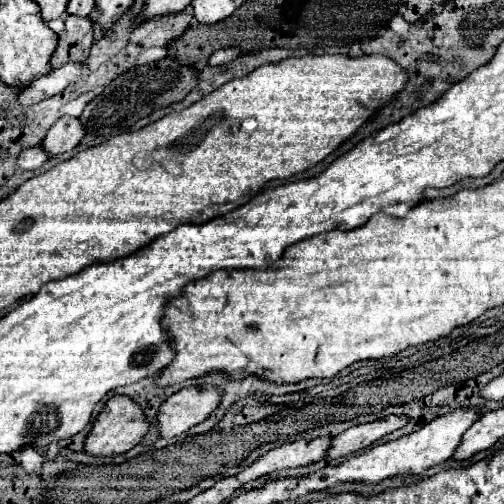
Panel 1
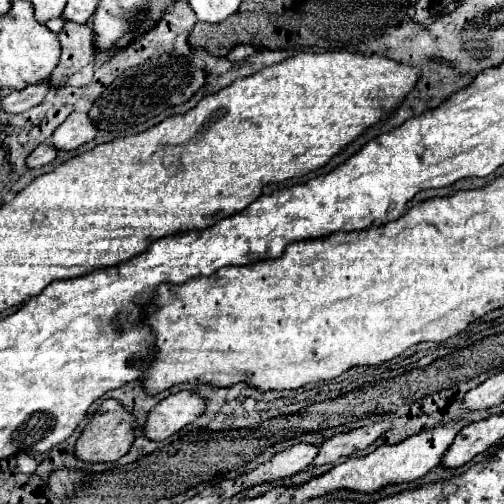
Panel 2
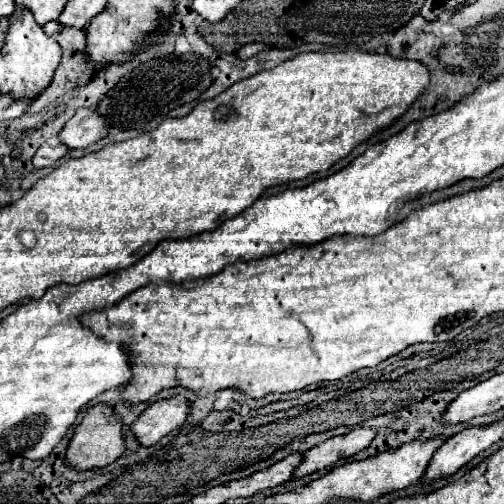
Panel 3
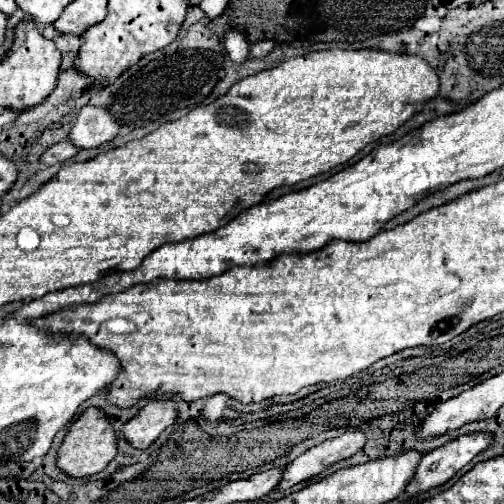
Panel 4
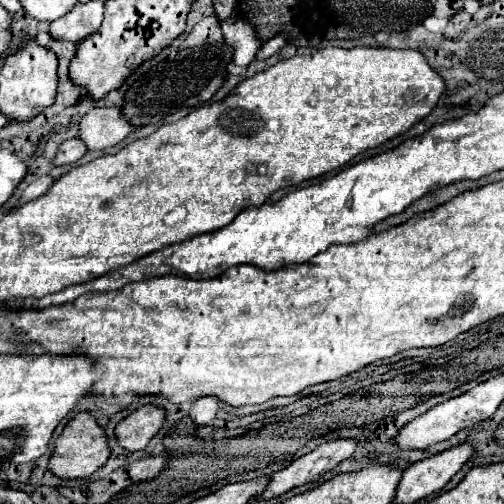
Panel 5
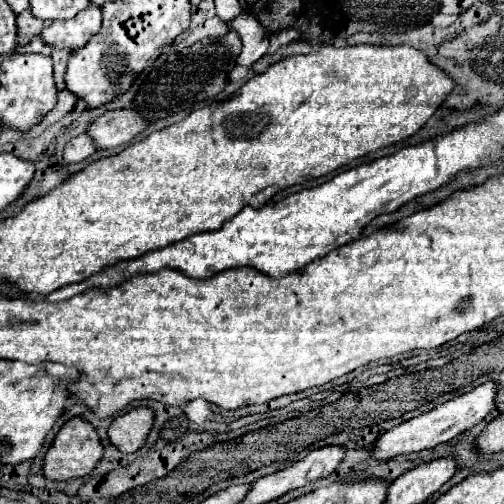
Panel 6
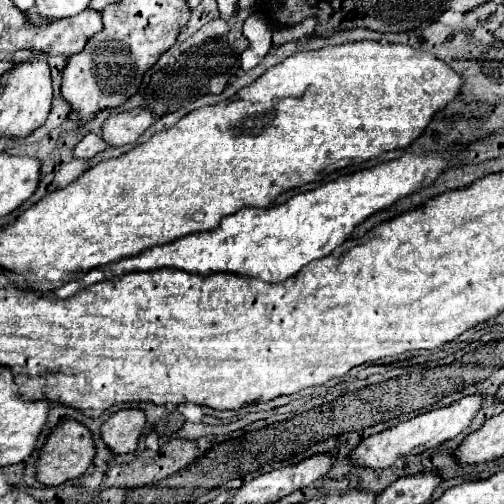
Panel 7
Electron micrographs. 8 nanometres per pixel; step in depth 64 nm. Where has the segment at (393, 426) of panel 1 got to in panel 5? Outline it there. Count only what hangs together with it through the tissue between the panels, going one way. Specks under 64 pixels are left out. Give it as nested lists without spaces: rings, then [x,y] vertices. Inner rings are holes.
[[[336,438],[320,444],[312,452],[296,458],[288,468],[272,474],[272,482],[258,498],[274,498],[296,486],[318,480],[324,472],[330,472],[336,464],[350,458],[356,450],[354,438]]]

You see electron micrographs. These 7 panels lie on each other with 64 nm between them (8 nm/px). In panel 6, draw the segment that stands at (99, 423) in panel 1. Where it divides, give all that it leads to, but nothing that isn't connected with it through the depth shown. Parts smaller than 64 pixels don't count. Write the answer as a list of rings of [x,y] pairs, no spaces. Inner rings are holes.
[[[82,416],[70,418],[60,432],[56,434],[52,448],[46,452],[44,456],[44,474],[50,480],[72,480],[72,478],[82,478],[88,476],[96,464],[102,460],[104,456],[104,446],[100,442],[100,436],[96,432],[96,428]]]

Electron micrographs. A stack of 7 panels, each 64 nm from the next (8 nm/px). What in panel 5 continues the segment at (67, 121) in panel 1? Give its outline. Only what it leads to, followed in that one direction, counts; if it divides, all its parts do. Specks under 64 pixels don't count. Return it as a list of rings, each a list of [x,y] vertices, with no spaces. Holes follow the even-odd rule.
[[[92,108],[80,122],[78,138],[88,150],[104,150],[122,142],[132,126],[120,116],[118,108]]]

